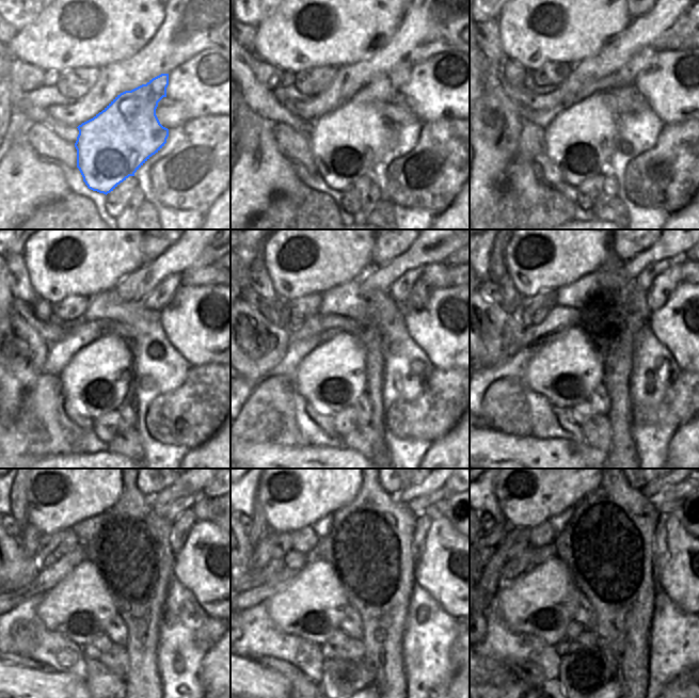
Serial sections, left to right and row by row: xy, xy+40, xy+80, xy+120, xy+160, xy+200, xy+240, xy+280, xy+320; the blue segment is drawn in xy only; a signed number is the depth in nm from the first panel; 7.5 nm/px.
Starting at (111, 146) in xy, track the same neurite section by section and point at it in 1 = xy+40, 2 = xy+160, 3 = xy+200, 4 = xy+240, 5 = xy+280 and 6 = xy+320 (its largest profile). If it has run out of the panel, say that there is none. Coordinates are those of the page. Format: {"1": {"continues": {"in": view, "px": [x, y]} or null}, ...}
{"1": {"continues": {"in": "xy+40", "px": [347, 143]}}, "2": {"continues": {"in": "xy+160", "px": [331, 377]}}, "3": {"continues": {"in": "xy+200", "px": [566, 370]}}, "4": {"continues": {"in": "xy+240", "px": [80, 606]}}, "5": {"continues": {"in": "xy+280", "px": [311, 606]}}, "6": {"continues": {"in": "xy+320", "px": [539, 602]}}}

